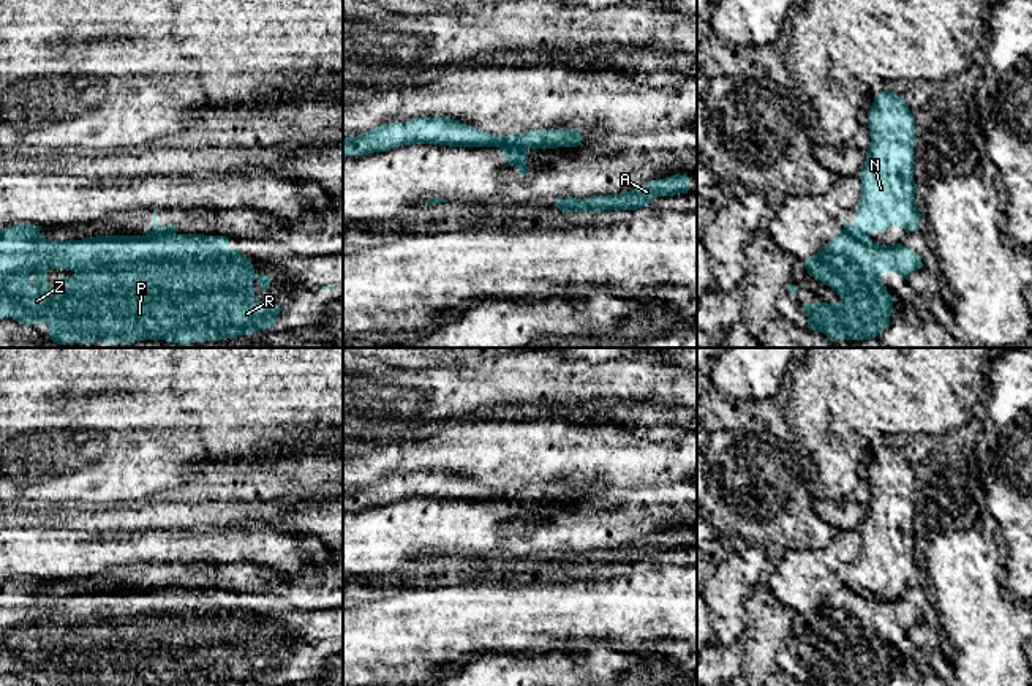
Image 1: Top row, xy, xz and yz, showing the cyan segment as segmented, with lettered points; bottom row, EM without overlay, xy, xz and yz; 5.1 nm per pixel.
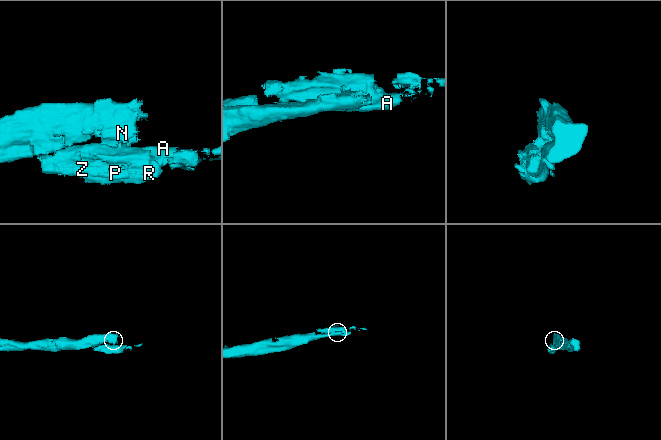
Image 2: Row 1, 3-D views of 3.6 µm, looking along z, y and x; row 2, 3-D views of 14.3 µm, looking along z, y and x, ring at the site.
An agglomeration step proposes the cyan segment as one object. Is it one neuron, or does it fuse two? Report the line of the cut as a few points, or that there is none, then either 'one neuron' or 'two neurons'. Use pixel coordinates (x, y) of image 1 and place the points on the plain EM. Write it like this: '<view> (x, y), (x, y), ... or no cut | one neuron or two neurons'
xz (508, 500), (517, 506), (514, 517) | two neurons

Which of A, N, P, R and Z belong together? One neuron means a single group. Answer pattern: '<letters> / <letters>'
A P R Z / N

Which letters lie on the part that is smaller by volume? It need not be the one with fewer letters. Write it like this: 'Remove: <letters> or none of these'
Remove: A, P, R, Z

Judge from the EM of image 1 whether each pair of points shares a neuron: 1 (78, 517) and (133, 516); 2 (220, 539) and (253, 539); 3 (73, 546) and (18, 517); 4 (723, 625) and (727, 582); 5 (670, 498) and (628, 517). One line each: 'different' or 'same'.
1: same
2: same
3: different
4: same
5: same

